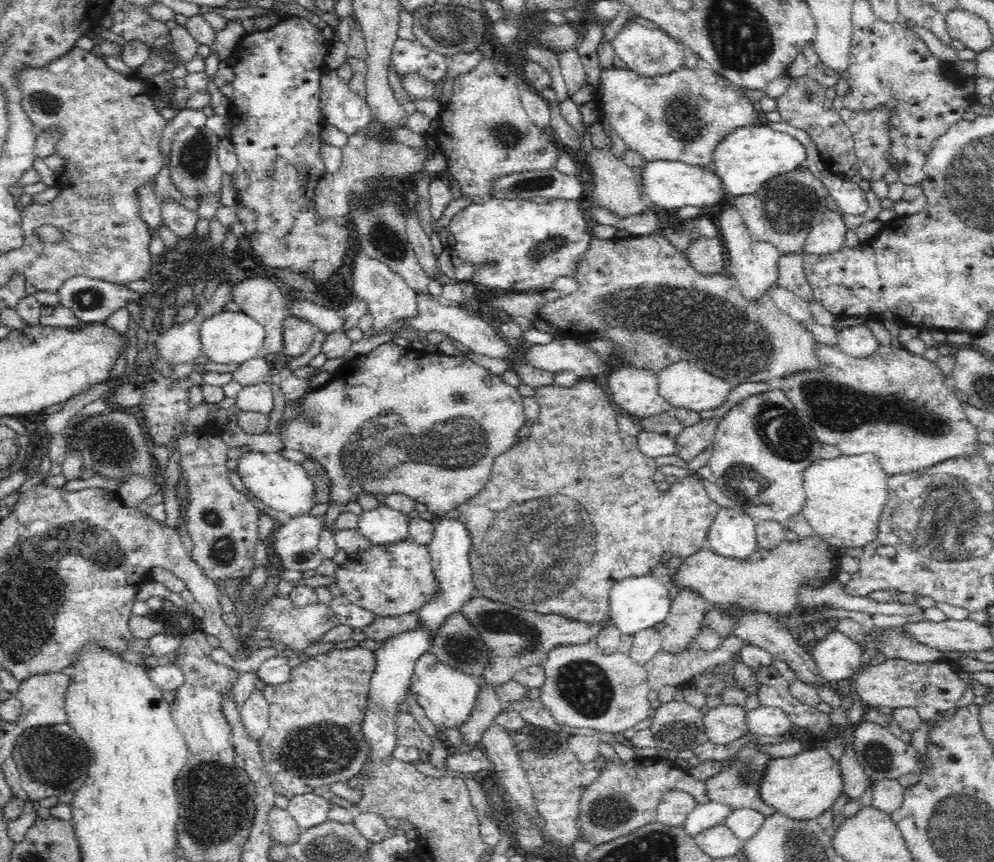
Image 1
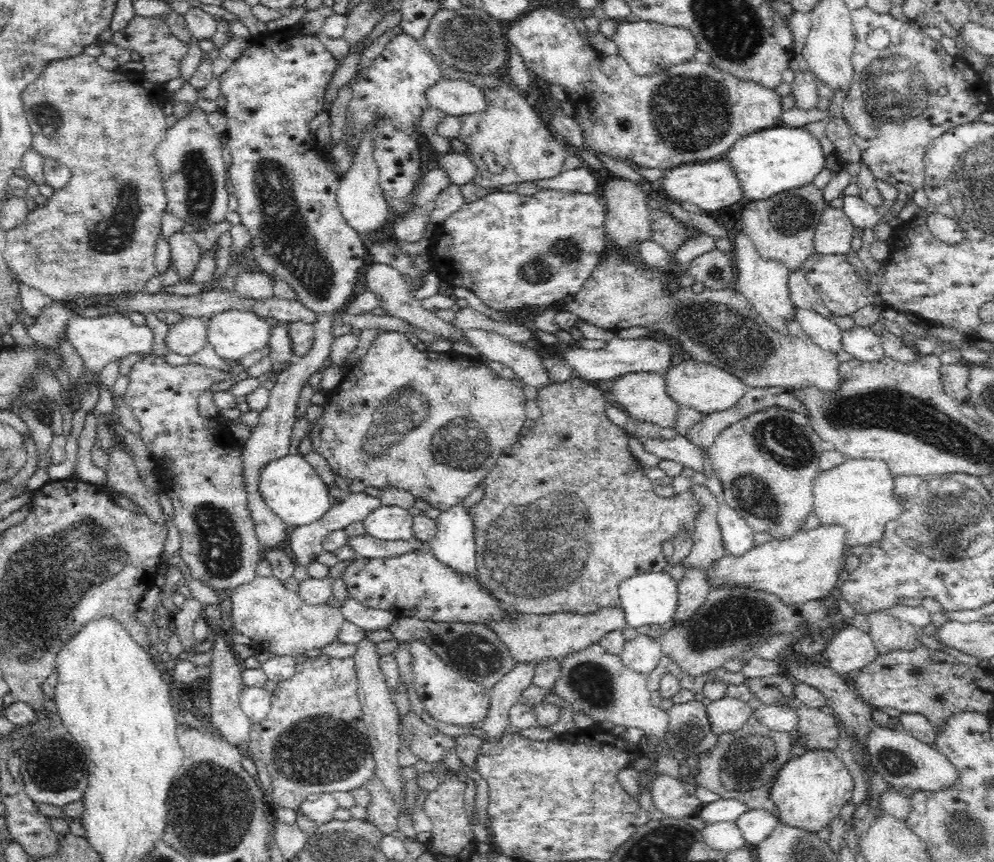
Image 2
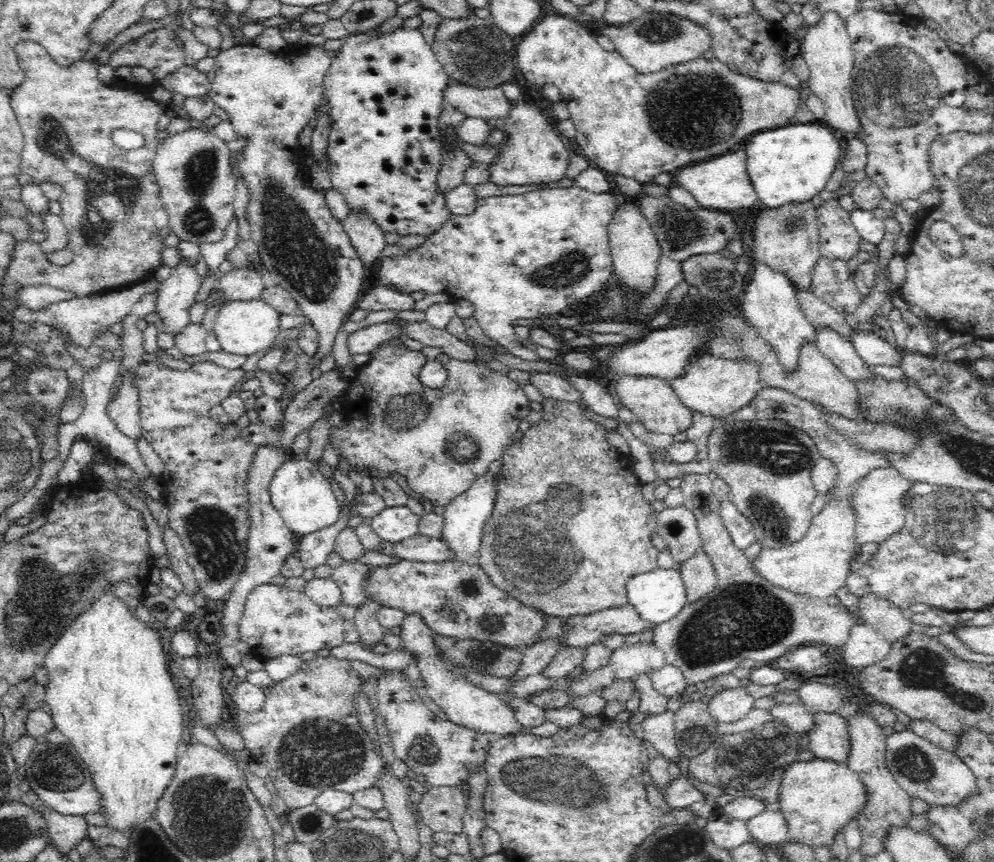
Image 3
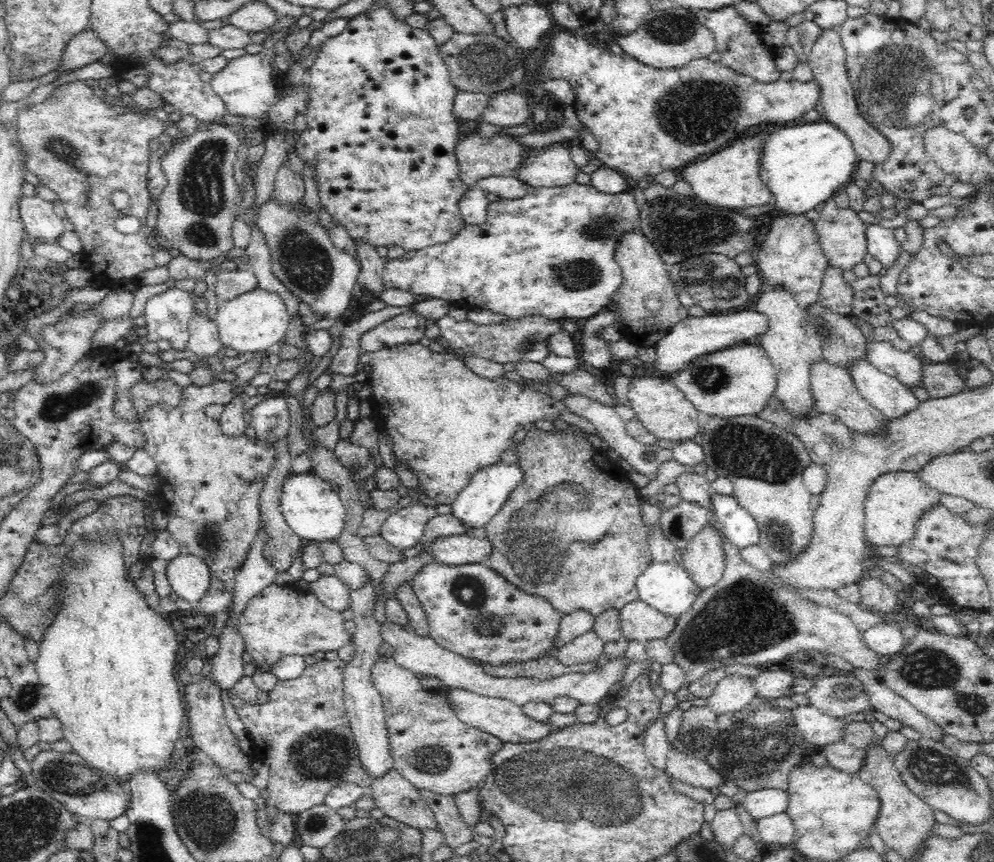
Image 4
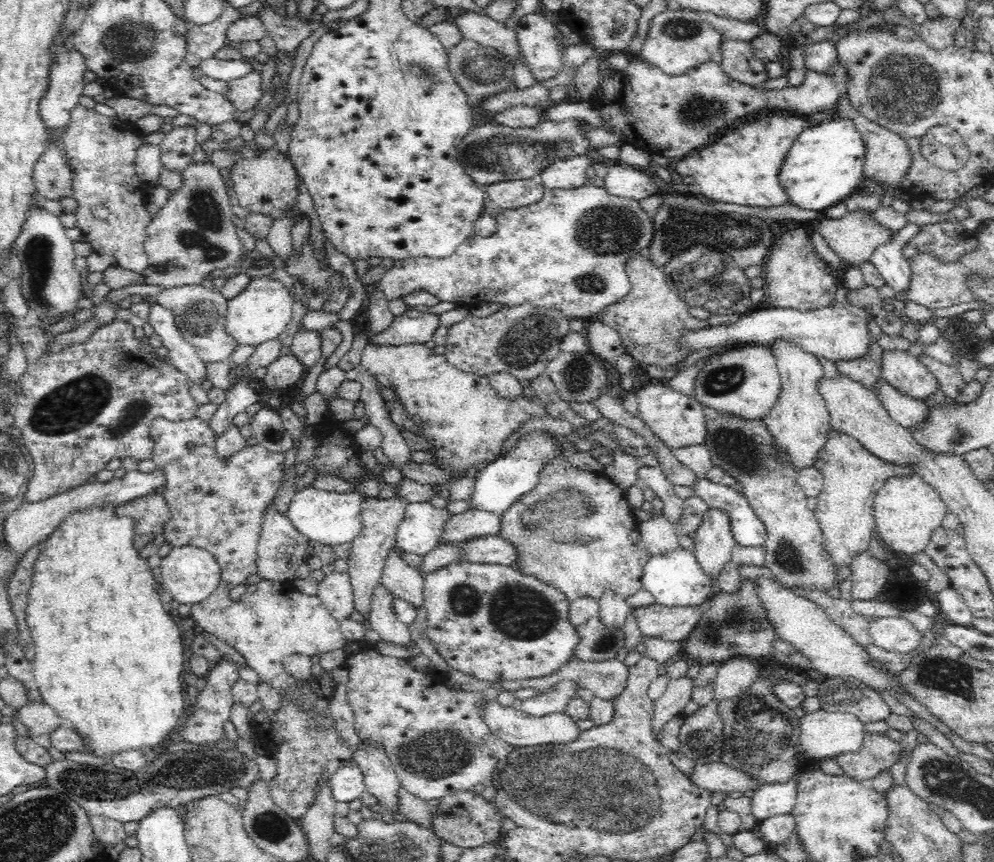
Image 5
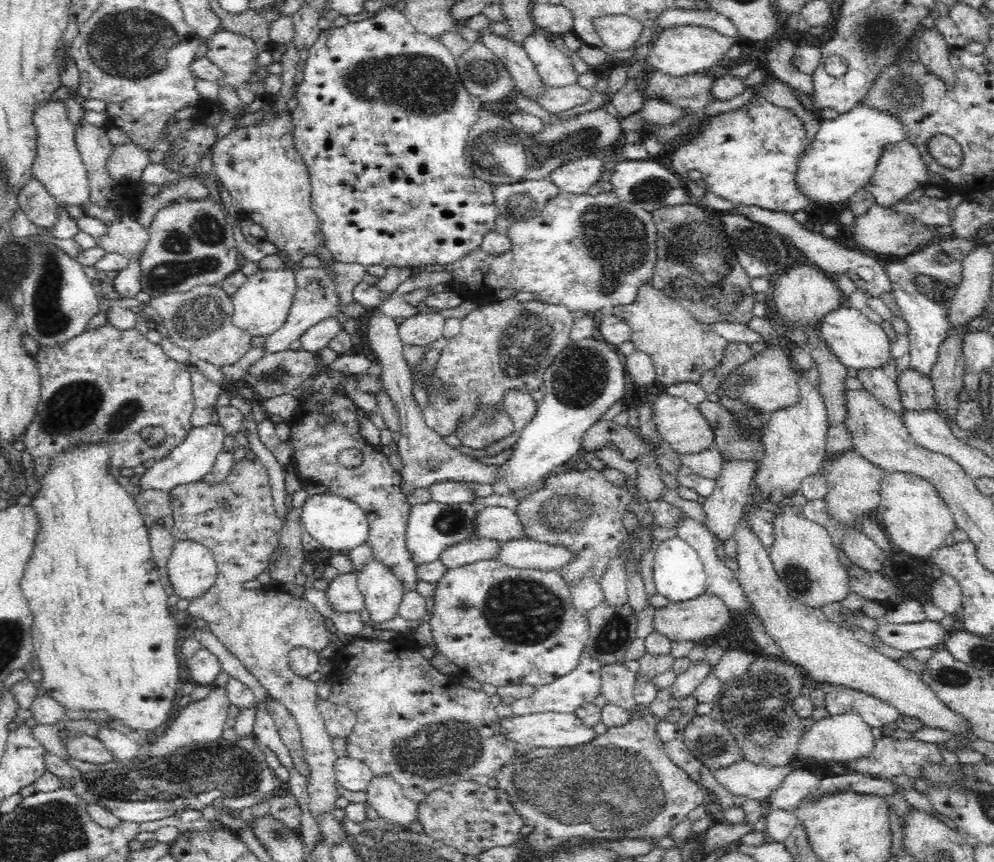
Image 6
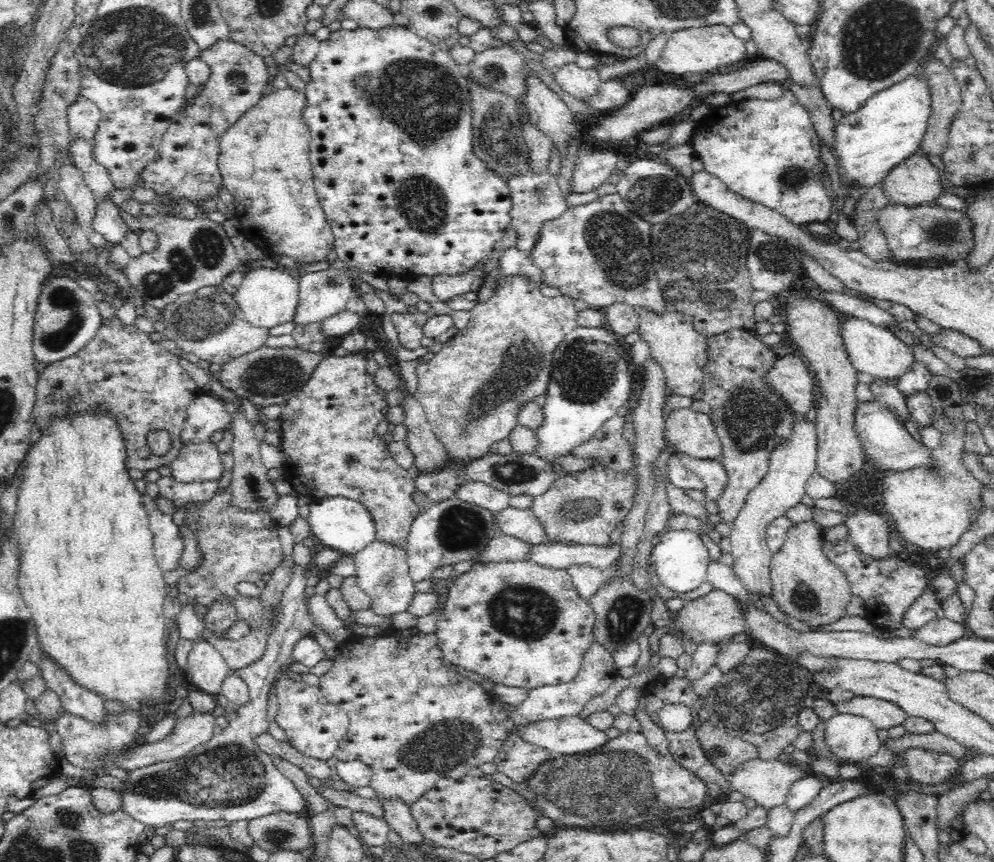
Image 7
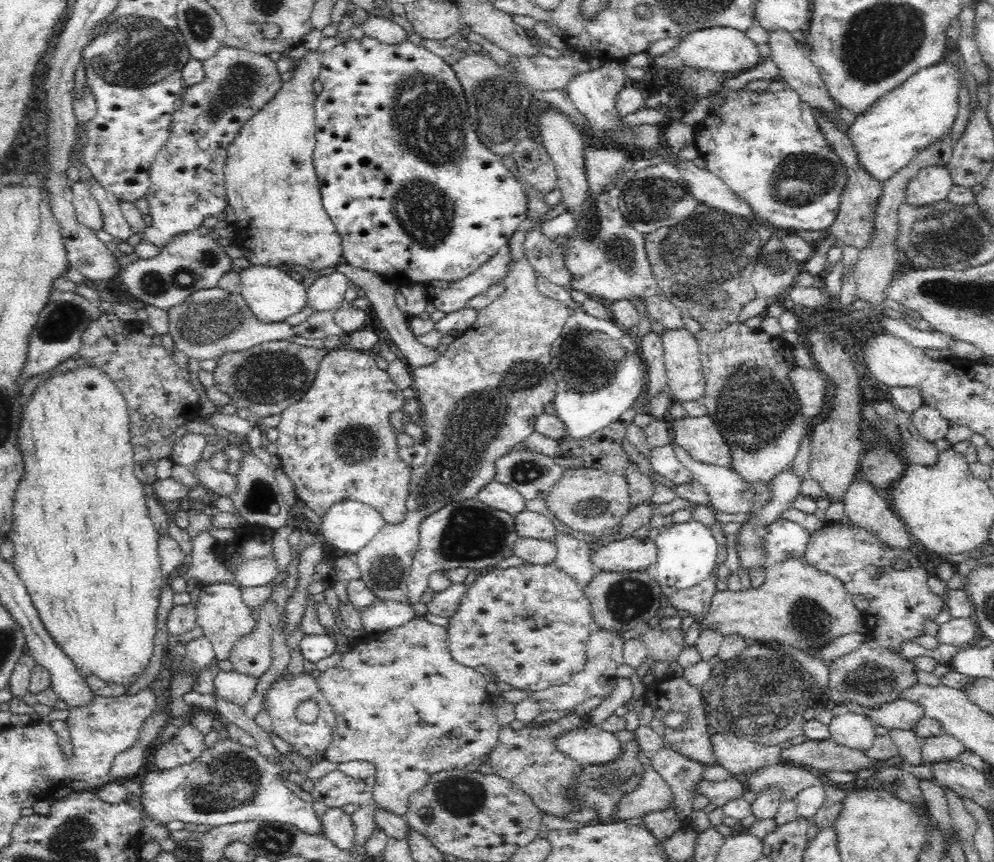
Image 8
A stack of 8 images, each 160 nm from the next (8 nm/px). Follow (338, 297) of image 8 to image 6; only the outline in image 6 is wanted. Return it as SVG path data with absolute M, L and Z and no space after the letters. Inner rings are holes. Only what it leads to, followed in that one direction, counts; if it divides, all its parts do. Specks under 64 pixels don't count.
M302 268L296 270L295 282L297 290L288 319L277 332L266 337L263 345L266 355L289 349L289 345L299 340L306 330L316 326L320 321L340 314L340 299L336 297L336 277L330 277L328 271L322 268Z

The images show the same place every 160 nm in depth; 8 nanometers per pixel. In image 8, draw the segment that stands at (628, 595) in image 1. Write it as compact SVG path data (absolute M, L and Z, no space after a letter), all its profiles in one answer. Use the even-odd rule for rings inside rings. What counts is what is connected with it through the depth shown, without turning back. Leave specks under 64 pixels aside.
M699 521L676 523L673 527L661 529L655 540L658 558L654 564L654 577L661 586L661 592L669 598L676 592L692 588L706 580L716 564L719 545L710 531L710 526Z

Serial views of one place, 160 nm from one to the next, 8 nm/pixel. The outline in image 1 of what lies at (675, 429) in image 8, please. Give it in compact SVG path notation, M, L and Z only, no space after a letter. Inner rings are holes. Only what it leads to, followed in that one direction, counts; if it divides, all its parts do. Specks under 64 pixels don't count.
M619 364L607 380L611 402L628 414L648 418L672 411L672 406L658 395L656 372Z

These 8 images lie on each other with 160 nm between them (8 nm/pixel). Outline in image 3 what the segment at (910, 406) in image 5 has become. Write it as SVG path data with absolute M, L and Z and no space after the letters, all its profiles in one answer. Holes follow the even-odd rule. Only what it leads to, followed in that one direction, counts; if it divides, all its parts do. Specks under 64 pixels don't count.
M822 328L816 334L816 347L818 347L826 358L830 359L851 381L863 381L871 379L876 374L868 369L866 364L852 345L838 332Z

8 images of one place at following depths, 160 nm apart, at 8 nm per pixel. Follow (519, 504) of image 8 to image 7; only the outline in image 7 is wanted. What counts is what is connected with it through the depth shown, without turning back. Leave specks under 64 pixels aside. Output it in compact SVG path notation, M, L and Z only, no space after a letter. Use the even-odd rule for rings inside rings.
M466 481L455 490L455 497L462 502L470 502L486 508L492 513L509 506L510 493L498 490L482 482Z

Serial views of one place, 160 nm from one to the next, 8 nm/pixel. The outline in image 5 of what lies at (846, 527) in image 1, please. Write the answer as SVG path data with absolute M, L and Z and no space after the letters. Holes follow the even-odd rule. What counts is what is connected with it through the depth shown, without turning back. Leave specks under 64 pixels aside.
M918 473L888 478L874 497L875 536L887 550L913 555L924 552L932 533L948 512L947 504L938 491Z

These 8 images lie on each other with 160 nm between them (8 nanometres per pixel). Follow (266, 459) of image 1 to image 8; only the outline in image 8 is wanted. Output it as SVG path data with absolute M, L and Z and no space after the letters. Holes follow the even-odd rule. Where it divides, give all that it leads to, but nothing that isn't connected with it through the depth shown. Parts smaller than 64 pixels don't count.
M342 501L330 506L321 516L322 522L315 527L318 535L329 548L342 550L345 553L358 553L379 533L385 525L384 517L372 506L356 501Z

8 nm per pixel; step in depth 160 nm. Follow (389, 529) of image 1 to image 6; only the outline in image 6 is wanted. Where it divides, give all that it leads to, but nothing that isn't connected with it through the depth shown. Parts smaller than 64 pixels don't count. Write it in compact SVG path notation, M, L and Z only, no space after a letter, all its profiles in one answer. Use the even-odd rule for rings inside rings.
M430 501L428 503L412 504L406 525L406 547L410 552L412 561L419 564L434 562L440 559L446 548L454 546L473 536L476 507L470 503L440 504Z

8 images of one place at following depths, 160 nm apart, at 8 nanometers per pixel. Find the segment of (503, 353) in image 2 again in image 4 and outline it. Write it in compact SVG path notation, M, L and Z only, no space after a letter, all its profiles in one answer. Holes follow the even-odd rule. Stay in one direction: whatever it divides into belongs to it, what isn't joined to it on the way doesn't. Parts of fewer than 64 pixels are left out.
M570 393L570 395L566 396L566 398L561 400L561 402L566 405L568 411L578 416L582 416L594 424L596 429L598 429L598 436L607 442L608 447L613 448L615 452L619 454L621 464L625 469L645 474L652 480L656 478L656 471L658 470L658 467L663 462L673 459L672 449L662 448L658 445L647 445L632 438L624 428L625 421L616 414L615 408L605 406L604 404L600 404L600 402L595 402L594 400L583 396L582 393Z

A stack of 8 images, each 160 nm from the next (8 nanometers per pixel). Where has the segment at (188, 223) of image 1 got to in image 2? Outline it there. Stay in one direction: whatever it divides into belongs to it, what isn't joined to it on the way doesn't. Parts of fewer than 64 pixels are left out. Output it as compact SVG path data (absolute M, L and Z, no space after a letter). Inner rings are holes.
M180 229L169 238L171 246L171 260L178 270L179 282L190 282L196 266L200 262L202 250L200 245L192 240L190 230Z

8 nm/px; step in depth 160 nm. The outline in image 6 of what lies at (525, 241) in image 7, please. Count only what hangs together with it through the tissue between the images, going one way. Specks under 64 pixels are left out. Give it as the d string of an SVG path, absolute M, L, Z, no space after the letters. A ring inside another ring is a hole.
M549 179L520 180L494 187L498 214L510 222L534 218L561 190Z

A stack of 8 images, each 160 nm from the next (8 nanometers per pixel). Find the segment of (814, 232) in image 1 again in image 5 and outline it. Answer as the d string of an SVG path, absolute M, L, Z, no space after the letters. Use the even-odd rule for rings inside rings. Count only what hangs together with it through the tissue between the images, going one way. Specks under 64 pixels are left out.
M856 210L854 212L847 212L840 219L832 219L824 217L819 222L819 233L823 236L828 246L838 254L840 260L848 266L858 267L872 257L872 253L881 244L890 242L896 230L888 230L880 226L868 210Z

